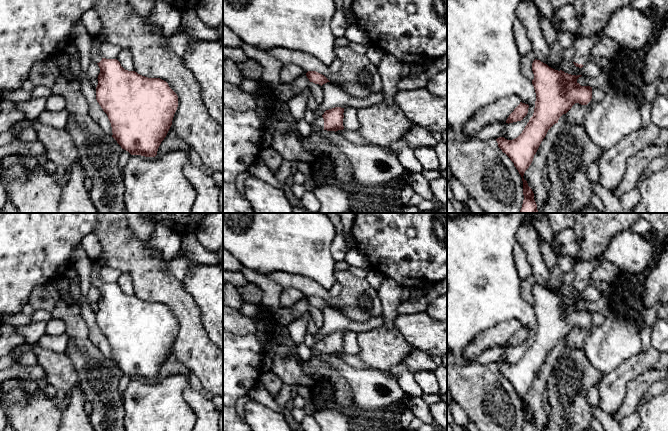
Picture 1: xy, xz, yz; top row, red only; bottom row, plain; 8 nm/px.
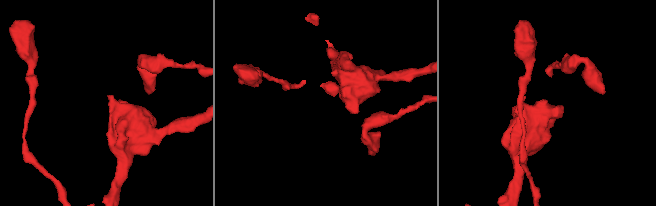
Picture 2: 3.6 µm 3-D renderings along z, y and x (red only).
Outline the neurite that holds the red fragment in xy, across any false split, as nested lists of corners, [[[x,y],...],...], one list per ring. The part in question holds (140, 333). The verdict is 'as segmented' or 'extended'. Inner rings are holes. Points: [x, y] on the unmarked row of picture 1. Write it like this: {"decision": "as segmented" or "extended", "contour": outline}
{"decision": "extended", "contour": [[[96,260],[92,261],[91,284],[97,287],[100,292],[97,302],[96,324],[108,340],[112,351],[112,361],[122,373],[128,375],[131,379],[155,381],[161,366],[172,349],[172,344],[178,331],[177,318],[169,311],[166,305],[160,302],[142,300],[135,295],[125,294],[117,283],[102,282],[99,277],[101,266],[97,264]]]}

